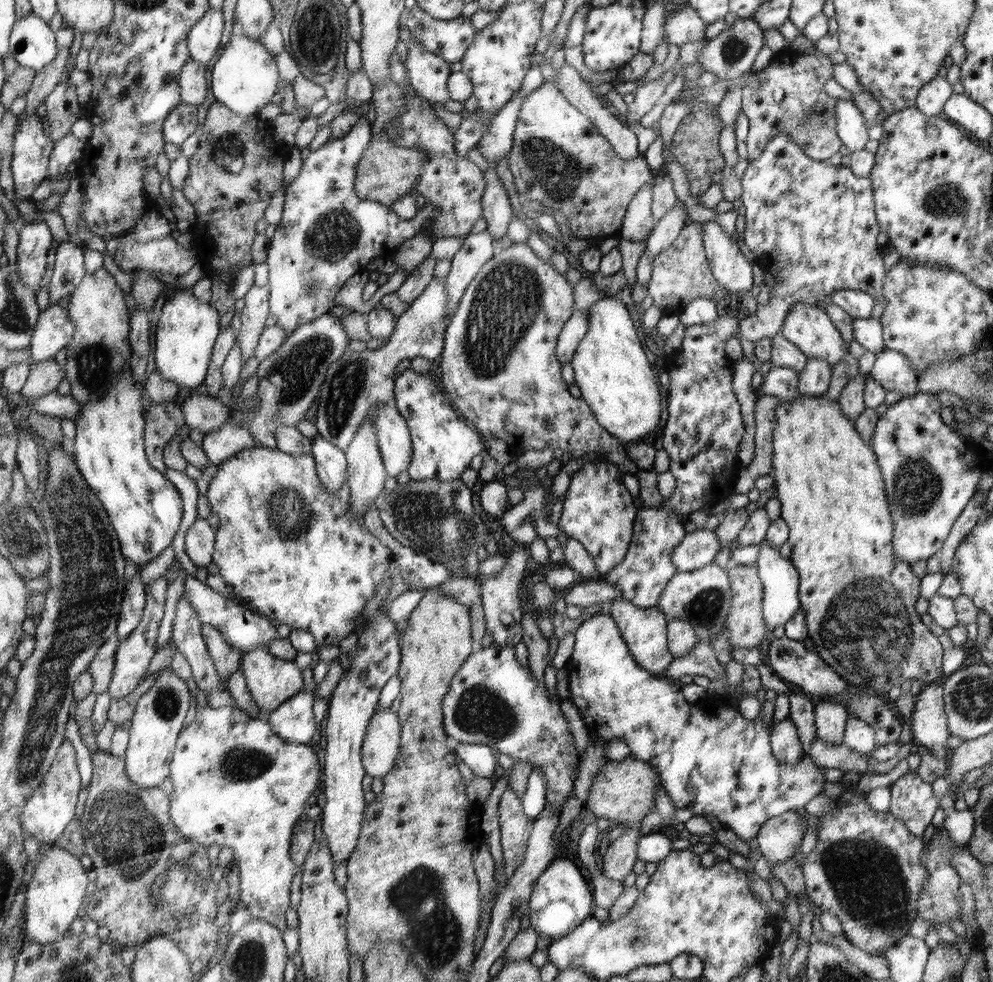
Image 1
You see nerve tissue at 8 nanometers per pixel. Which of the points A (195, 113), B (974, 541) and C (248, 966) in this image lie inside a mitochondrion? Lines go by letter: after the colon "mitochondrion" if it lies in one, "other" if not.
A: other
B: other
C: mitochondrion

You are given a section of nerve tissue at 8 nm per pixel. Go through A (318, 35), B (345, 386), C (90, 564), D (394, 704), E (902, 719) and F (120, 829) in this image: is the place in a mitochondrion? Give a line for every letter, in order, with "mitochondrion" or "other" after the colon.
A: mitochondrion
B: mitochondrion
C: mitochondrion
D: other
E: other
F: mitochondrion

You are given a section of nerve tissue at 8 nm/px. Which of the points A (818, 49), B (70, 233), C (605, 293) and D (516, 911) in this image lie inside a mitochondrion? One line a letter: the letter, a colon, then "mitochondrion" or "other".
A: other
B: other
C: other
D: other

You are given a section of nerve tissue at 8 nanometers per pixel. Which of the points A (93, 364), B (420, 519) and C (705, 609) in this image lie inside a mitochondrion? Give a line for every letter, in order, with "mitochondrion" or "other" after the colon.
A: mitochondrion
B: mitochondrion
C: mitochondrion

